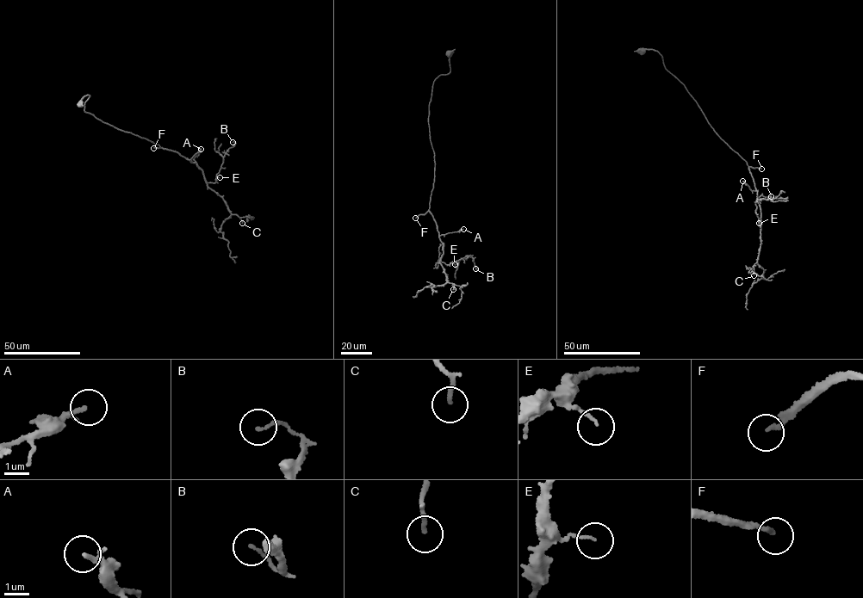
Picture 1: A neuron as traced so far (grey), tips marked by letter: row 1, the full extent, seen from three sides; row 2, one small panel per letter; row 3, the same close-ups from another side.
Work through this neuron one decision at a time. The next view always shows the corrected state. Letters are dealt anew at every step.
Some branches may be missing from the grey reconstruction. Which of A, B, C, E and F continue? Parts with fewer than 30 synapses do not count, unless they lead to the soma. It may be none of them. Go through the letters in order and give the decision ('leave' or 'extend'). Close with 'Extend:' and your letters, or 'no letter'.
A: leave
B: leave
C: leave
E: leave
F: extend
Extend: F

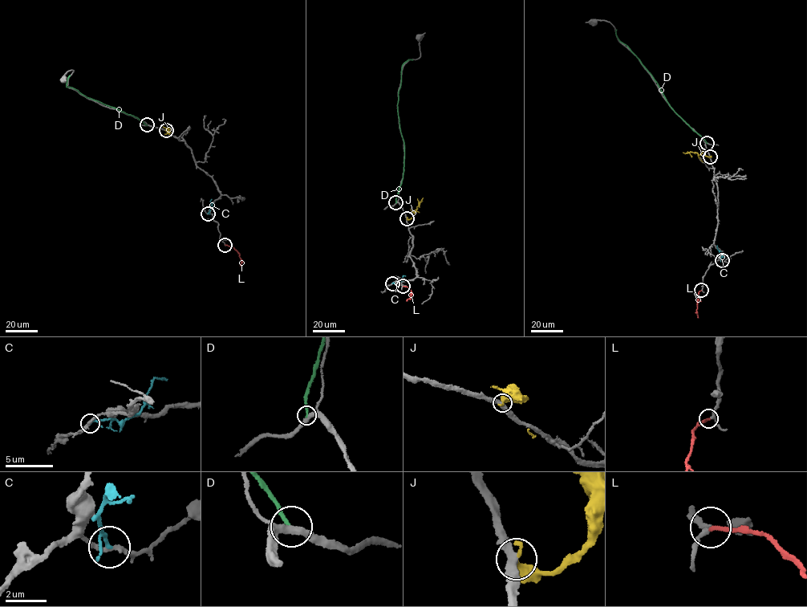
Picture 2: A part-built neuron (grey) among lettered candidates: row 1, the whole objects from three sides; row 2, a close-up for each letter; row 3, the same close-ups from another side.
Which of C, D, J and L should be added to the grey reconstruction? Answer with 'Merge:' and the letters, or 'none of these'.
Merge: L

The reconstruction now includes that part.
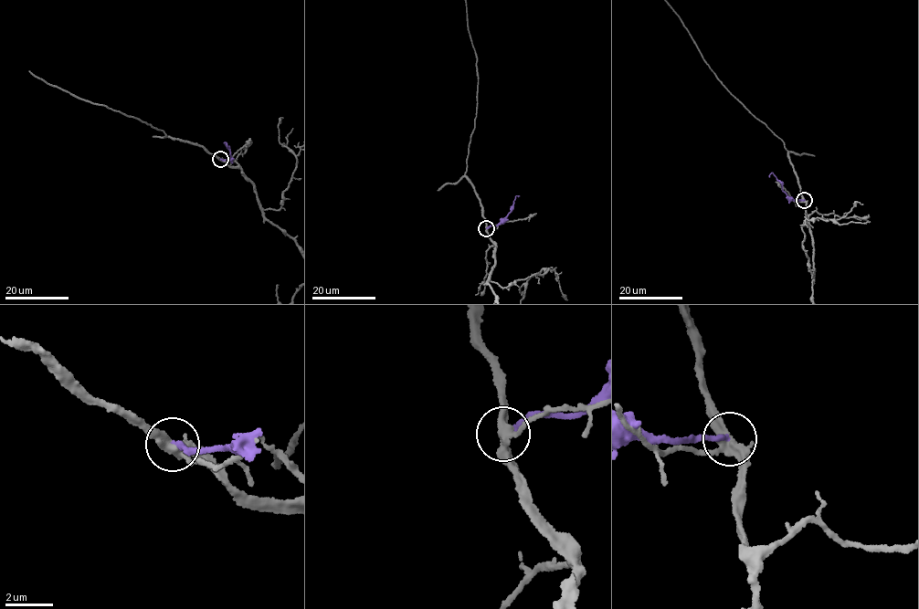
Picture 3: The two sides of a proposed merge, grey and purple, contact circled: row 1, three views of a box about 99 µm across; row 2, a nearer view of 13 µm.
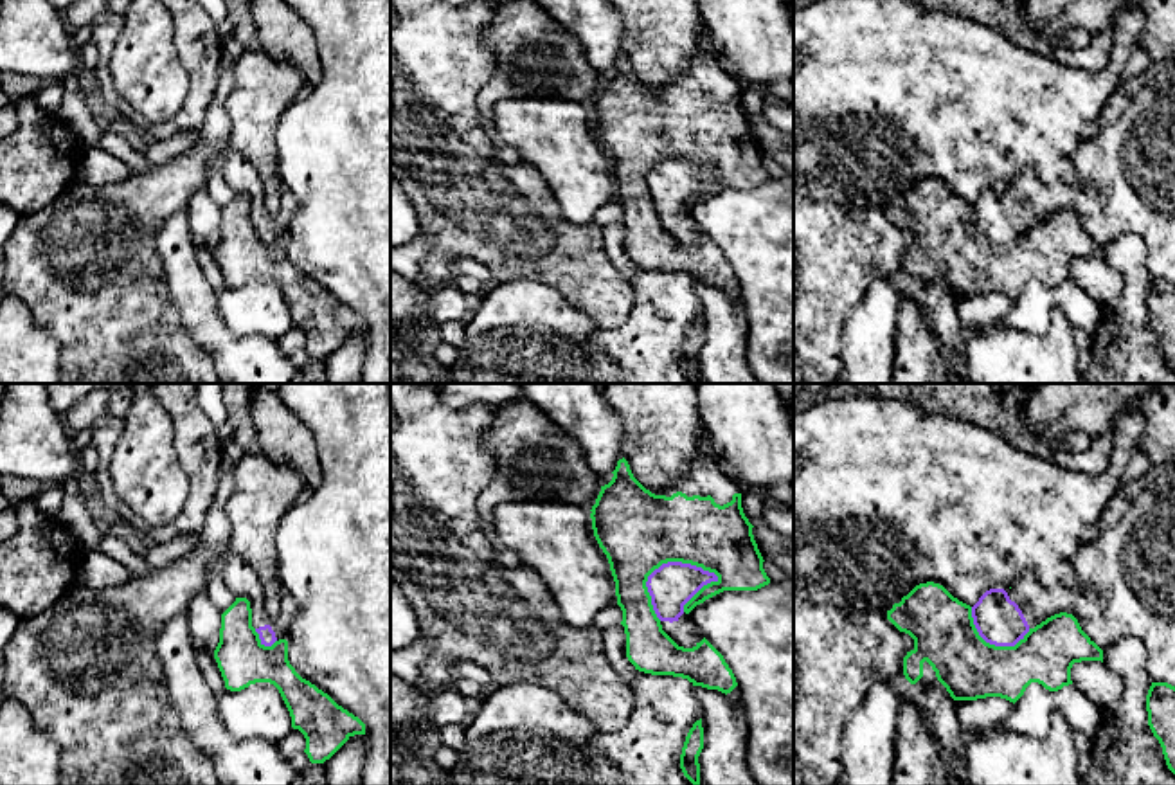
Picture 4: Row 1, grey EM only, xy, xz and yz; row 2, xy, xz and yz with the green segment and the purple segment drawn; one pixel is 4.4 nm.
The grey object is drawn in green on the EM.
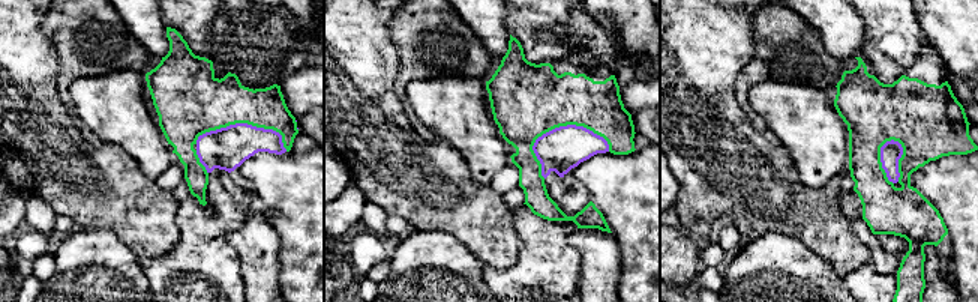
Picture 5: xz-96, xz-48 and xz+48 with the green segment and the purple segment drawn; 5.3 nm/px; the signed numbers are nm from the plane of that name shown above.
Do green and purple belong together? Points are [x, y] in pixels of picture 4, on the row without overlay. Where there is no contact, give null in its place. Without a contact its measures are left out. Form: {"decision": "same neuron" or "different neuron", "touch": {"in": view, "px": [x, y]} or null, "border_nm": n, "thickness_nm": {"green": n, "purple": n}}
{"decision": "different neuron", "touch": {"in": "xz", "px": [661, 161]}, "border_nm": 340, "thickness_nm": {"green": 360, "purple": 200}}

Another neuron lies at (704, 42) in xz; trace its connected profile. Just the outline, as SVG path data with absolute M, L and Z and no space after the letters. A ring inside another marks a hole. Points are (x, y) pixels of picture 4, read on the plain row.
M702 22L696 27L696 50L698 54L716 56L720 63L723 59L723 56L716 50L714 41Z

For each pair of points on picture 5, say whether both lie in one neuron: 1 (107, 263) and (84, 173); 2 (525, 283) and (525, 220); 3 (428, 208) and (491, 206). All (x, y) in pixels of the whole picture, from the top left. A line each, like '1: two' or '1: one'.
1: two
2: one
3: one

